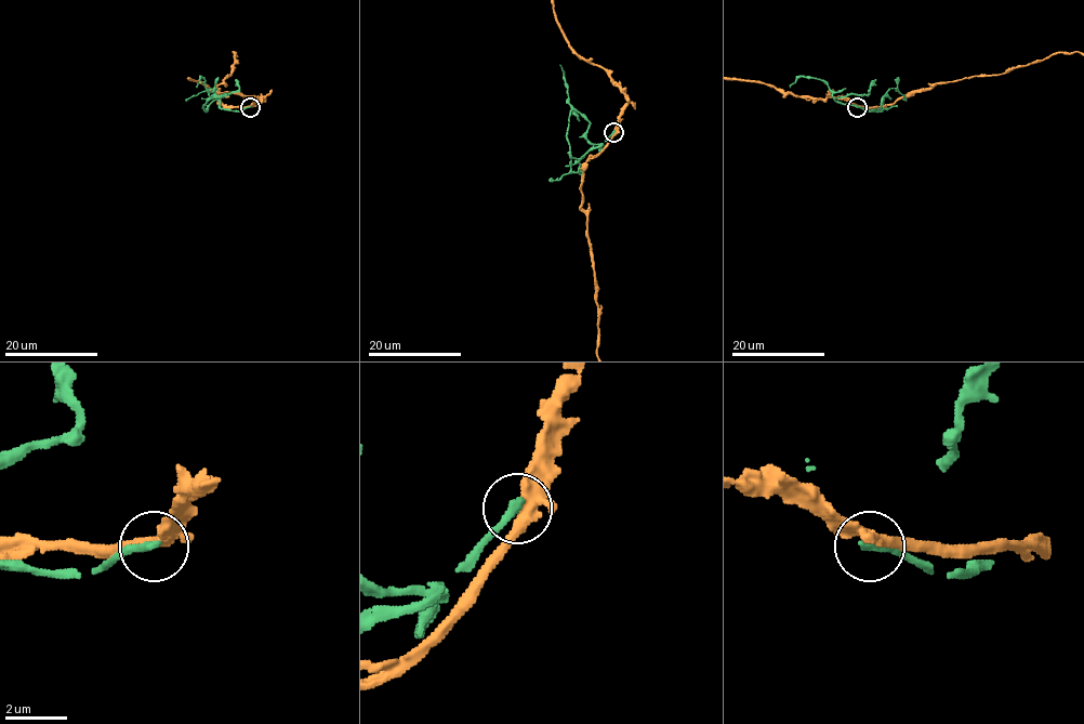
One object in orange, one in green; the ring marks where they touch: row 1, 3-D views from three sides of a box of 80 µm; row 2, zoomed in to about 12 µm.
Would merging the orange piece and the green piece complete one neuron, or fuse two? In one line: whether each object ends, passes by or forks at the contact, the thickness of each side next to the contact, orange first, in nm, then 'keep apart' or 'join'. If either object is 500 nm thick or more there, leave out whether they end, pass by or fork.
orange forks there; green ends there; 320 nm thick on the orange side, 280 nm on the other; keep apart

